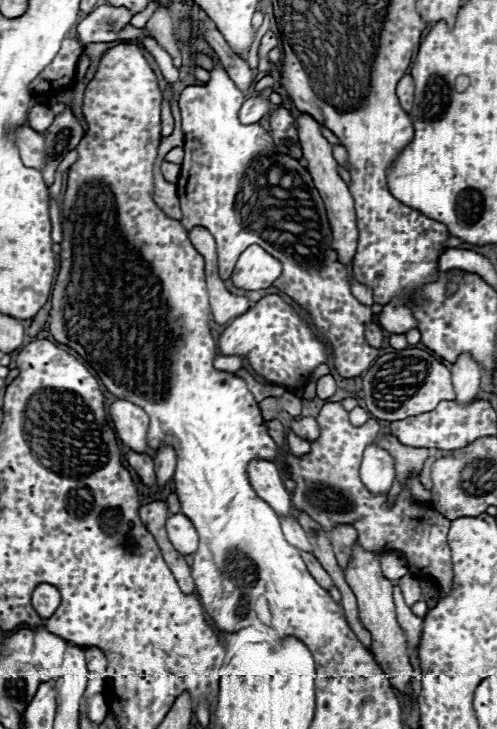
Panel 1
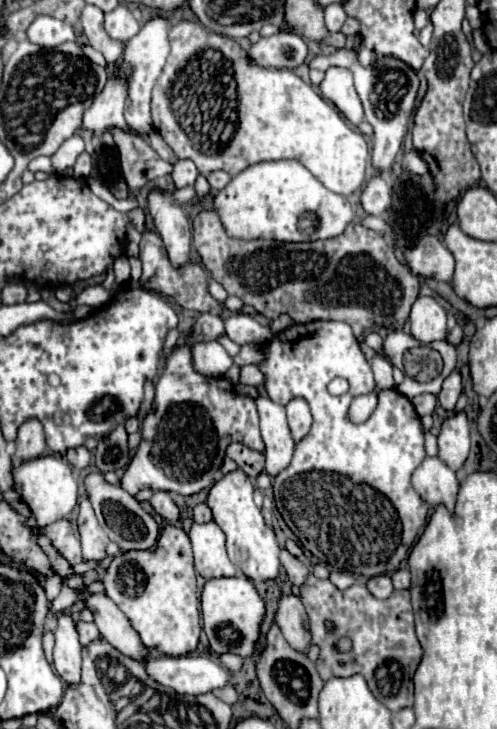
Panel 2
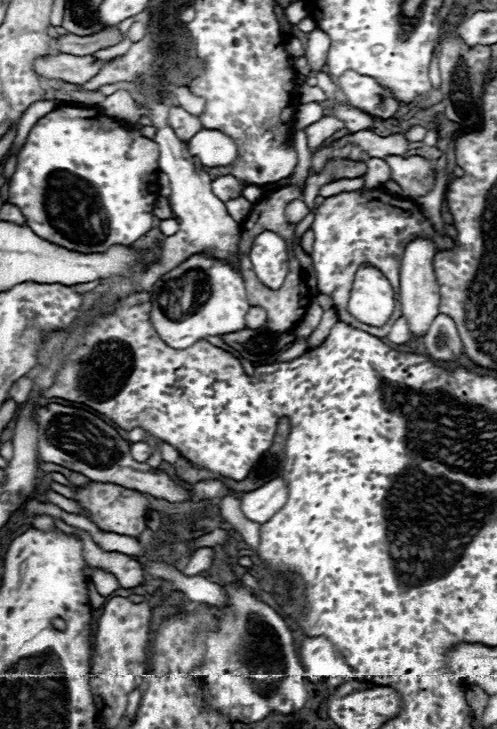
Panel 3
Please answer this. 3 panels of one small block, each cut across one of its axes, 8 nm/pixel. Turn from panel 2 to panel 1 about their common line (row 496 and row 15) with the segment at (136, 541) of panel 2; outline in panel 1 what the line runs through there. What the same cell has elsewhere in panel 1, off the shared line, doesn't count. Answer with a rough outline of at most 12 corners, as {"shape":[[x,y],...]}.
{"shape":[[98,6],[76,28],[78,40],[112,42],[130,24],[124,6]]}

